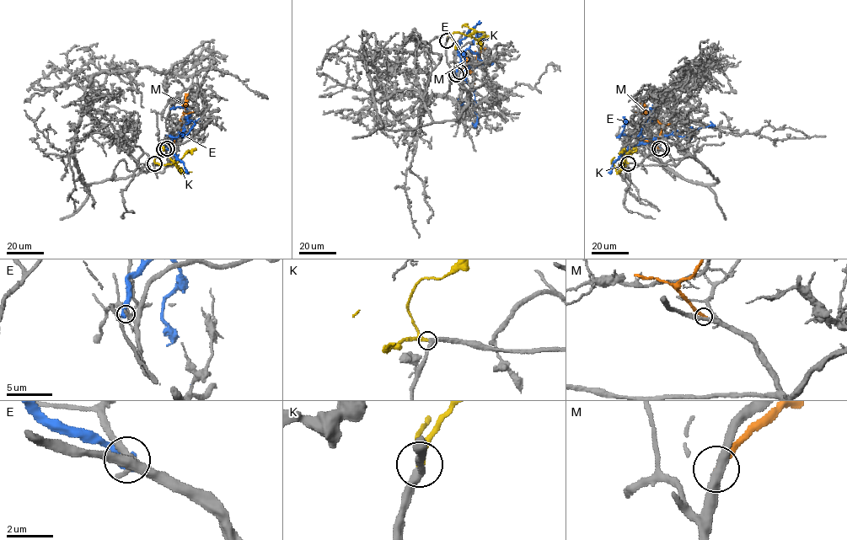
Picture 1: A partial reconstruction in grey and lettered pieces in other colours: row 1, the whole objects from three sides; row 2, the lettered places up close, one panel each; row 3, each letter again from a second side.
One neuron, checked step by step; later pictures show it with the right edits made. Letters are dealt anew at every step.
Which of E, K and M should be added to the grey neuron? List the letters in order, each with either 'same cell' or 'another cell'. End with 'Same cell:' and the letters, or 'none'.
E: another cell
K: same cell
M: another cell
Same cell: K

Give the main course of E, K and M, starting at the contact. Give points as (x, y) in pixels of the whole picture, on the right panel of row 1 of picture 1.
E: (662, 149), (650, 140), (658, 136), (665, 137), (673, 132), (708, 126), (711, 124), (710, 121)
K: (628, 163), (619, 164), (623, 163), (618, 173), (612, 159), (614, 157)
M: (659, 148), (654, 142), (661, 132), (662, 125), (644, 109), (644, 100), (651, 93)

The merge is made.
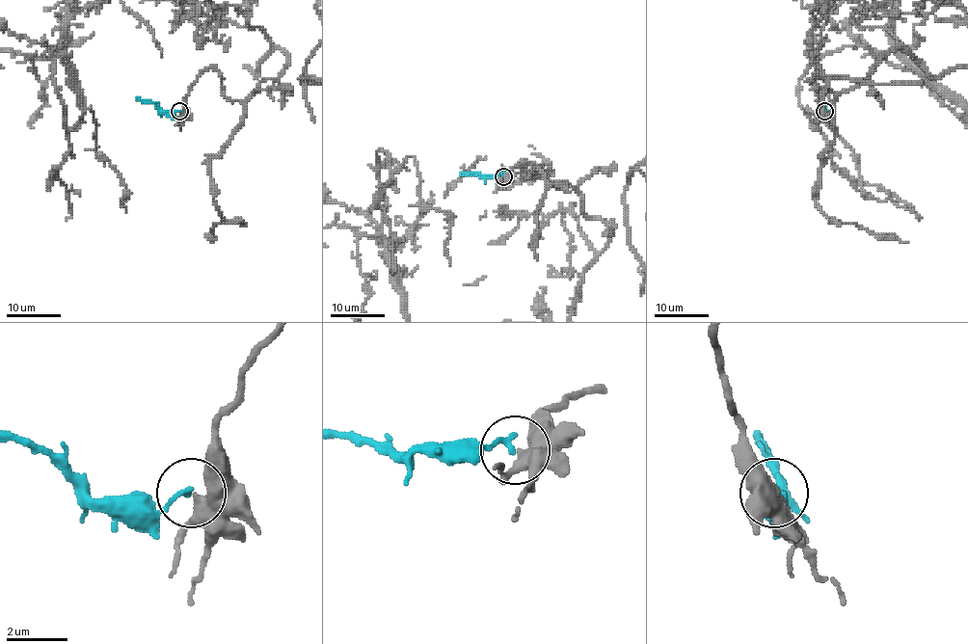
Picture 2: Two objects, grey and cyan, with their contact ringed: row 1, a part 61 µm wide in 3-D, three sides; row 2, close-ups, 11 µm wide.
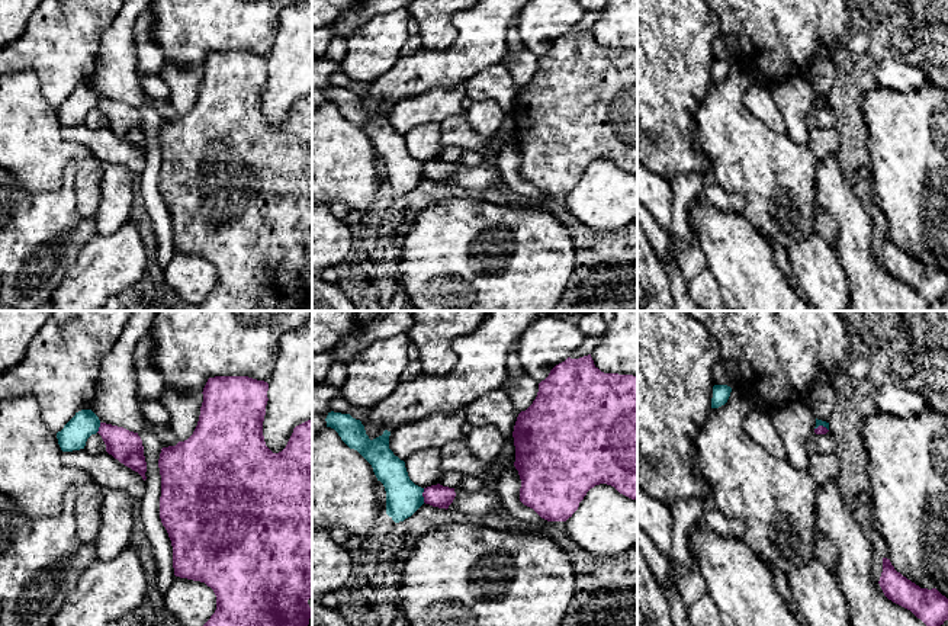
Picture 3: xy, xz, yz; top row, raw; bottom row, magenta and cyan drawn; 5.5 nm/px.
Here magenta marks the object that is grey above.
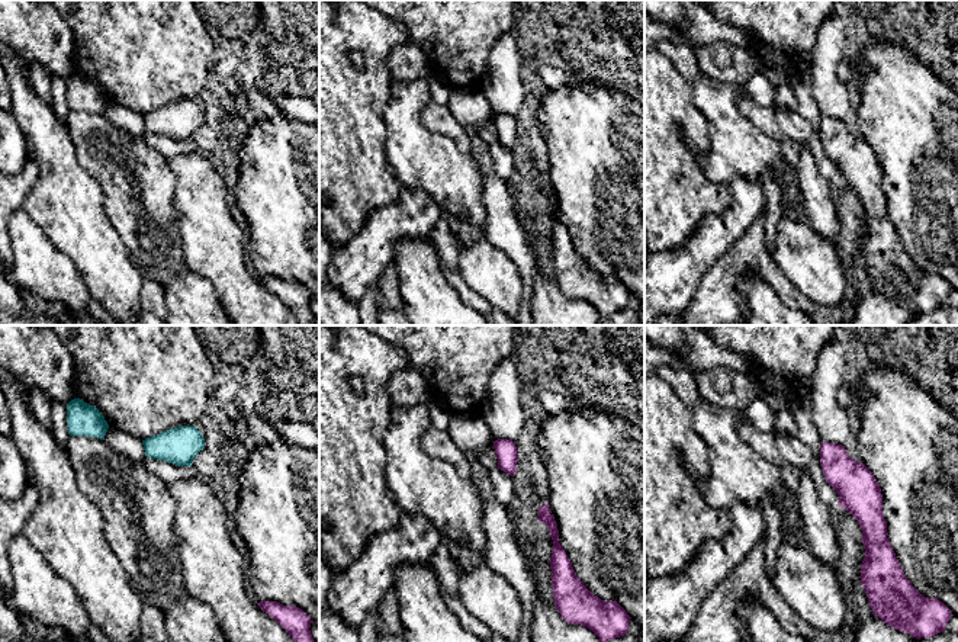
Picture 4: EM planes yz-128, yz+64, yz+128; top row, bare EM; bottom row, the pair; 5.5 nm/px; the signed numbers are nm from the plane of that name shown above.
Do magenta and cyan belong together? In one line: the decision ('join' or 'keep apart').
keep apart

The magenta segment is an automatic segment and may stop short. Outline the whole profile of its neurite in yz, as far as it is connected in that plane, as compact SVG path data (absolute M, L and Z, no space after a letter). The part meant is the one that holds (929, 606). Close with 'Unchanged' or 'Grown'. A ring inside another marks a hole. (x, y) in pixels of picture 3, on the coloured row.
M883 558L878 584L888 600L910 610L926 626L941 626L948 620L948 598L936 588L920 588L912 582L887 558Z. Unchanged

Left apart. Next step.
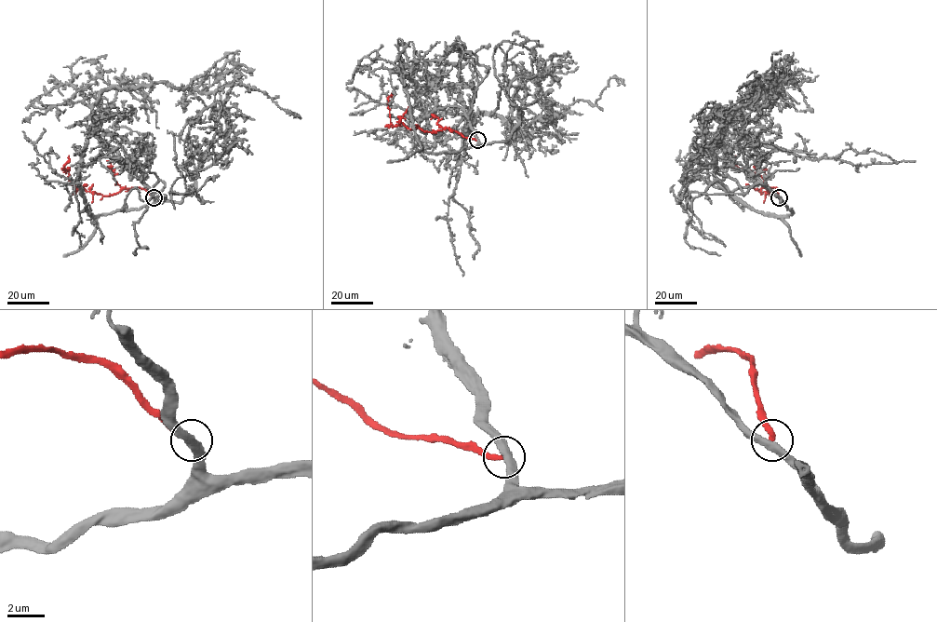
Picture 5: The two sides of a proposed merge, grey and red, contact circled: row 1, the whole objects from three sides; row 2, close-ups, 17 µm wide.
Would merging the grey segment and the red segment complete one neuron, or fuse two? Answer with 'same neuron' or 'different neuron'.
different neuron

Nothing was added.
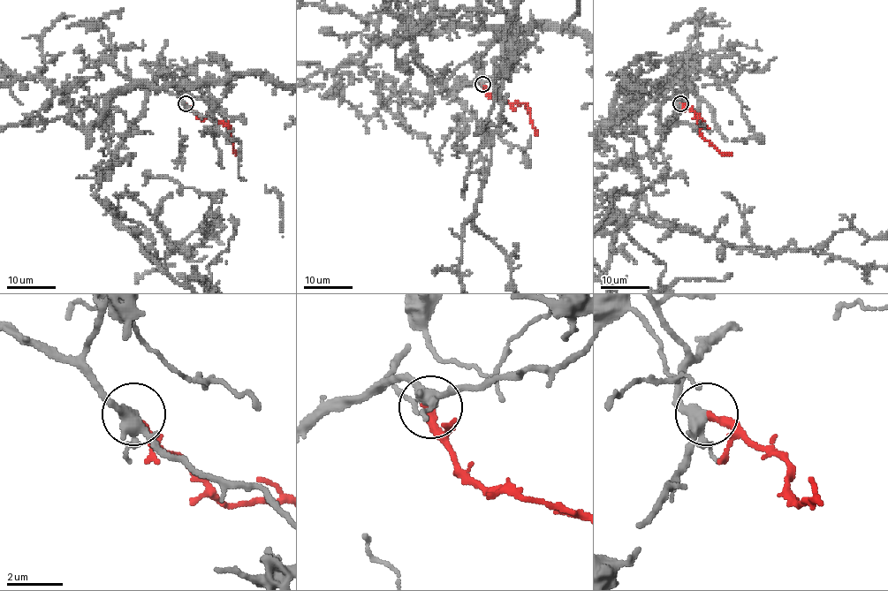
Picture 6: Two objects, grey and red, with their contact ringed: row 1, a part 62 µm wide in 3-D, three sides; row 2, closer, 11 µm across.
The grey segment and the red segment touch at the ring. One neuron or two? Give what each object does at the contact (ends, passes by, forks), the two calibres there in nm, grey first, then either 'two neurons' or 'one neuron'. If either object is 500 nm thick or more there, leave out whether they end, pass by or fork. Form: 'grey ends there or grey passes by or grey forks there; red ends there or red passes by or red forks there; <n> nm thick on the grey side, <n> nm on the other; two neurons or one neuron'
grey forks there; red ends there; 360 nm thick on the grey side, 280 nm on the other; one neuron

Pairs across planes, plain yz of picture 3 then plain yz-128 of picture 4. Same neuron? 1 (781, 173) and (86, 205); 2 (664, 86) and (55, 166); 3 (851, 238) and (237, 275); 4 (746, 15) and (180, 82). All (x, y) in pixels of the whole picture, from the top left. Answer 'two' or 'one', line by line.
1: two
2: two
3: one
4: one

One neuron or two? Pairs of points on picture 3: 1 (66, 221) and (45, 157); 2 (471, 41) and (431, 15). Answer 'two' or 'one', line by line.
1: two
2: two

